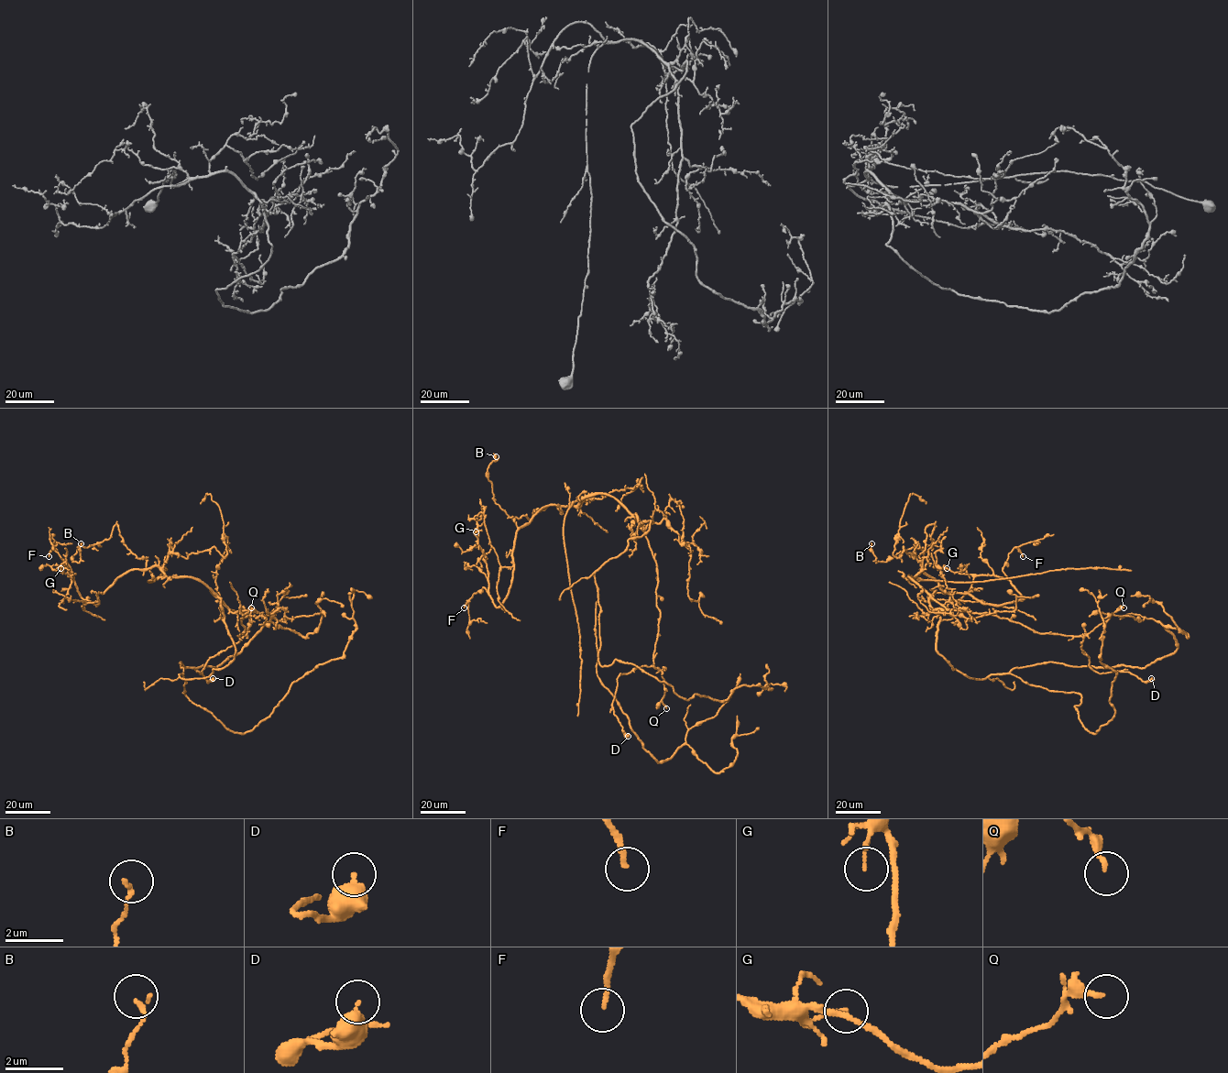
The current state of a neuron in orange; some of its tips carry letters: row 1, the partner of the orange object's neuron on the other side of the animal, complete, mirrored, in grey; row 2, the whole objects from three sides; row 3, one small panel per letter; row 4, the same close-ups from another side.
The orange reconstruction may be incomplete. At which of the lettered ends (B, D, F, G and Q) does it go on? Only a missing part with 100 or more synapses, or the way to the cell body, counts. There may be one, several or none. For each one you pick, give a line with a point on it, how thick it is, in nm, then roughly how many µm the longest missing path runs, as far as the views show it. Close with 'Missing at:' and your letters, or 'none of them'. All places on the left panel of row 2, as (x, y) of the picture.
Missing at: none of them

